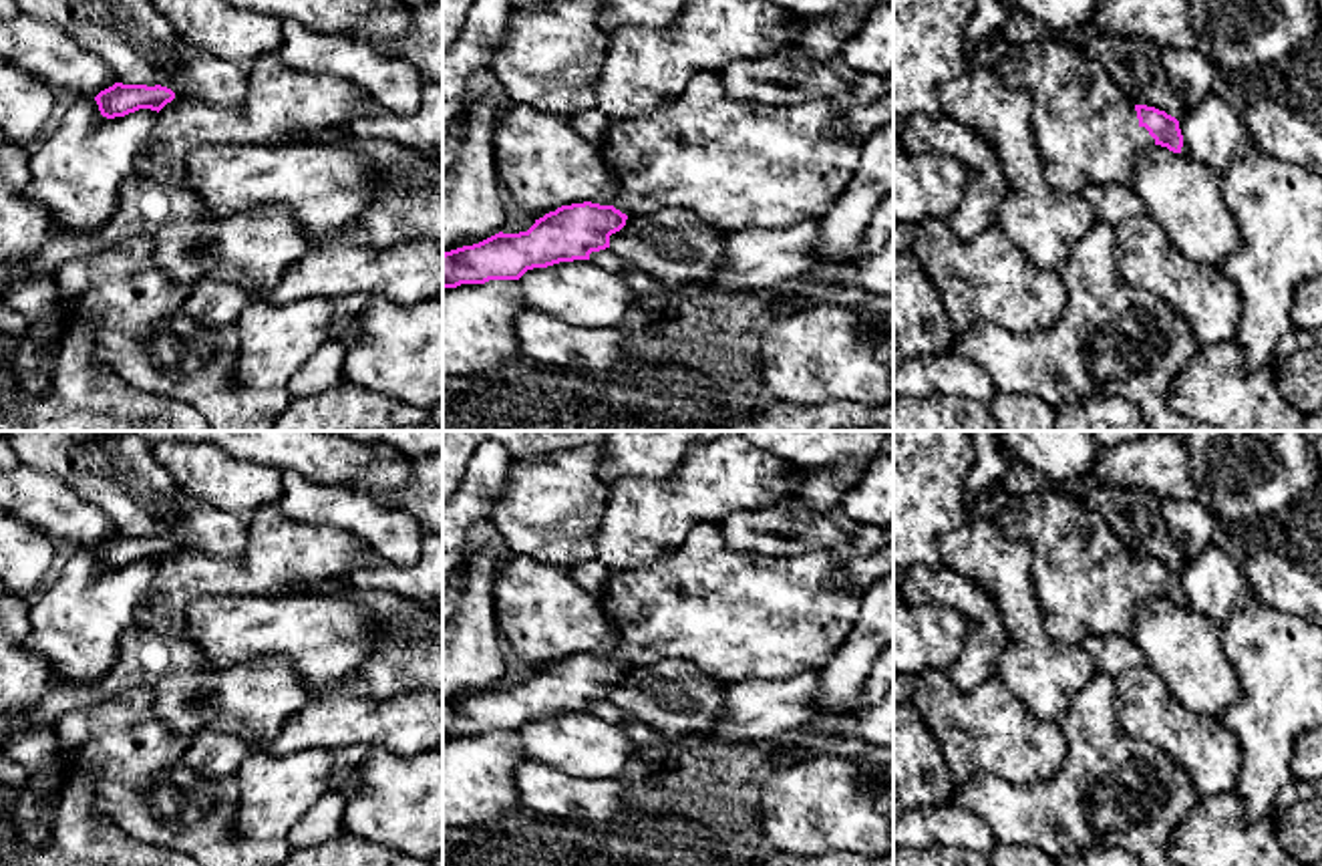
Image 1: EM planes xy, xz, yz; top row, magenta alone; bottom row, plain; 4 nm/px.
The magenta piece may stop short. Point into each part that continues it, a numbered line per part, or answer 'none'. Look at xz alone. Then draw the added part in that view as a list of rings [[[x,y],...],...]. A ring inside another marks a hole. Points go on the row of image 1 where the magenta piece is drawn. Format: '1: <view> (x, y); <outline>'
1: xz (735, 164); [[[700,70],[668,105],[612,117],[600,155],[616,175],[612,205],[626,215],[686,209],[716,232],[791,228],[823,215],[847,187],[861,141],[845,137],[843,109],[829,99],[771,105],[730,97],[714,70]]]

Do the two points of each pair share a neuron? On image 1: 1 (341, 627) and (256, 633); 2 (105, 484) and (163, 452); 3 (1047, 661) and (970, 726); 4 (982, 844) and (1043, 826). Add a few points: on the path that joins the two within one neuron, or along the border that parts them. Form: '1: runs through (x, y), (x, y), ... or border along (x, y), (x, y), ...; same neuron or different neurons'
1: runs through (320, 627), (276, 627); same neuron
2: border along (151, 452), (157, 464), (186, 492); different neurons
3: border along (999, 673), (1033, 713), (1049, 722); different neurons
4: border along (962, 808), (970, 810), (999, 844); different neurons

